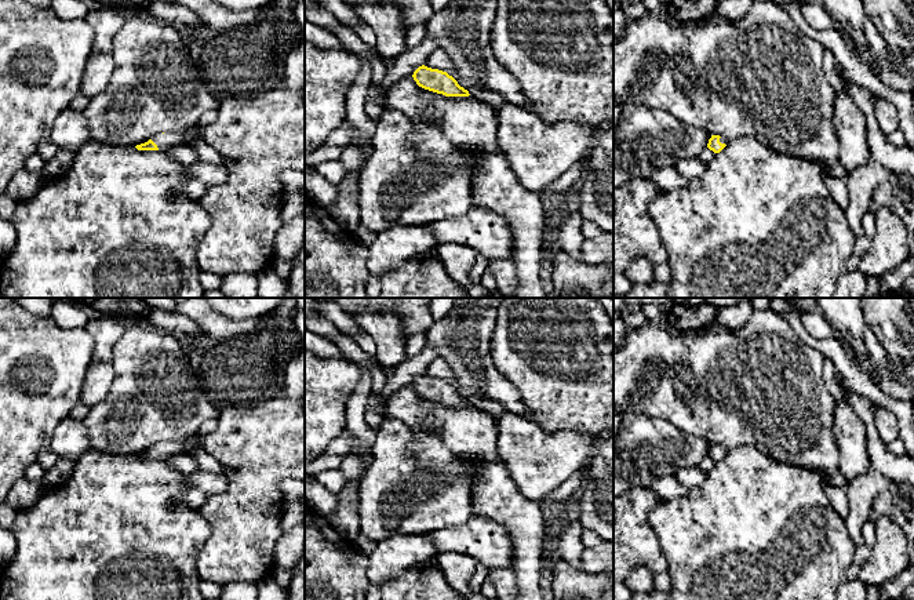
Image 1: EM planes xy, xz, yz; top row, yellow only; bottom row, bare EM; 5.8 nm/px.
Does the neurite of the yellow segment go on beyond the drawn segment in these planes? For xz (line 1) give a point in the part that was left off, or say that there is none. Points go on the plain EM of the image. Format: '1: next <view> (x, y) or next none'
1: next none

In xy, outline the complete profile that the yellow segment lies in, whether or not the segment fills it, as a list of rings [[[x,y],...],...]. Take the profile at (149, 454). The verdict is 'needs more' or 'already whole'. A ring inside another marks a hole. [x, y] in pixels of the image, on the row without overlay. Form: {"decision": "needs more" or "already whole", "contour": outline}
{"decision": "needs more", "contour": [[[181,441],[159,443],[145,452],[136,454],[138,459],[161,459],[165,461],[172,455],[185,454],[185,448]]]}

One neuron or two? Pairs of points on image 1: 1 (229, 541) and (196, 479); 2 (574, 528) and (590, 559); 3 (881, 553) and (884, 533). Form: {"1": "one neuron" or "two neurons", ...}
{"1": "two neurons", "2": "two neurons", "3": "one neuron"}

